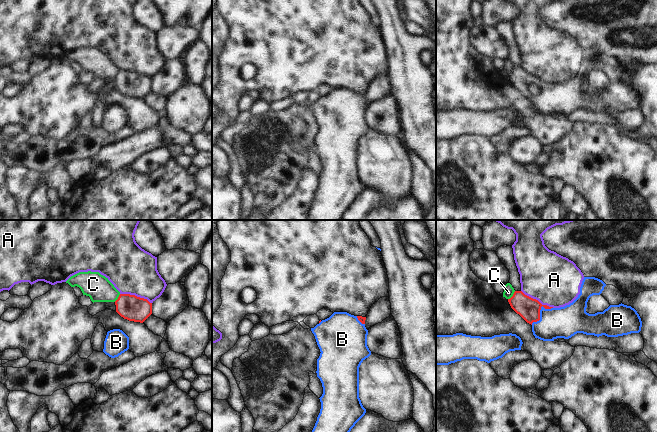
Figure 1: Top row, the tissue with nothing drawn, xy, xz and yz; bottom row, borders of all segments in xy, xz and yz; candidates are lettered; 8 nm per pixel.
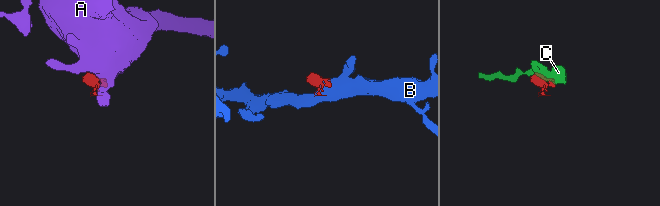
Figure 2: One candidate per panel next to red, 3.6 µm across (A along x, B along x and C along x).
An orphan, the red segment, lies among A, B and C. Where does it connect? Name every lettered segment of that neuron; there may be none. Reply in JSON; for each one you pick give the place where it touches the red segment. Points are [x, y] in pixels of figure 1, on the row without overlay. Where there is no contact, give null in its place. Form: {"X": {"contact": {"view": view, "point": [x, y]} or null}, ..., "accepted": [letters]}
{"B": {"contact": {"view": "yz", "point": [539, 88]}}, "accepted": ["B"]}

